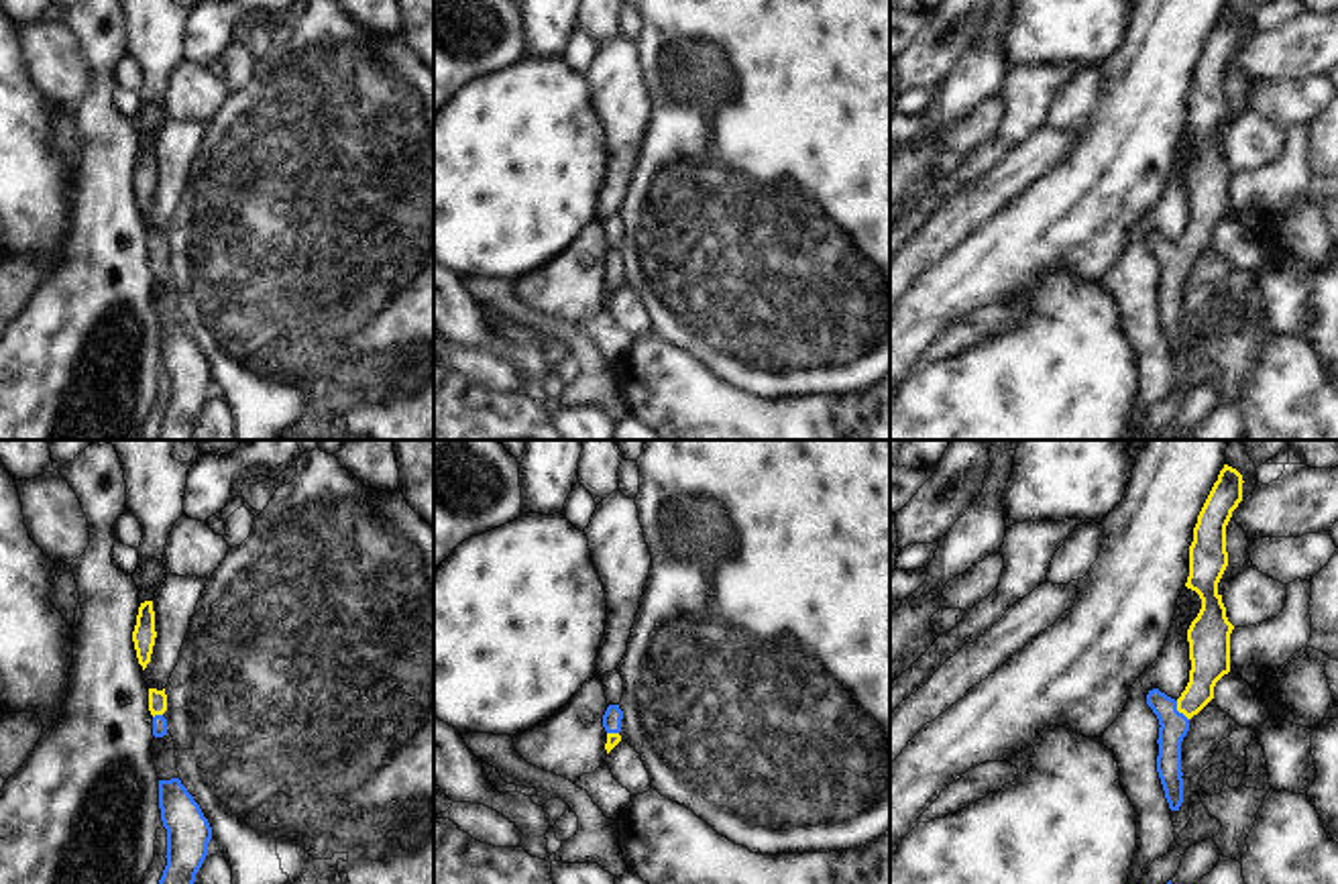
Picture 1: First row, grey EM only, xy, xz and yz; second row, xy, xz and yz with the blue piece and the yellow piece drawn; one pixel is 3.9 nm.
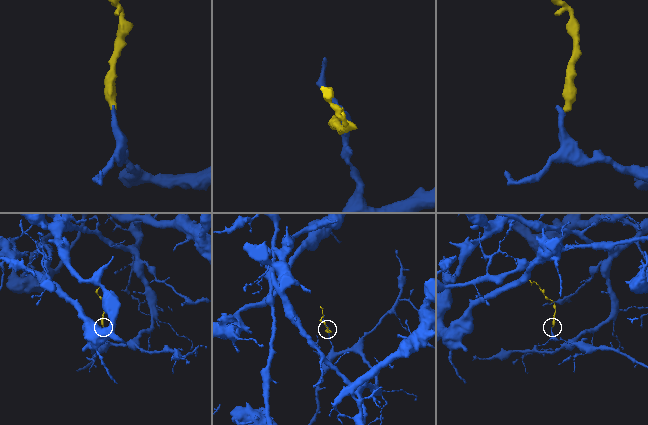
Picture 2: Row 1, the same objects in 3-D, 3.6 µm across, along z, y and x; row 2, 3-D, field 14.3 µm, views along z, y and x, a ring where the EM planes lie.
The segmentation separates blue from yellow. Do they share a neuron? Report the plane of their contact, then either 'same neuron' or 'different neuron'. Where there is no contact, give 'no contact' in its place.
meets blue in yz; same neuron

